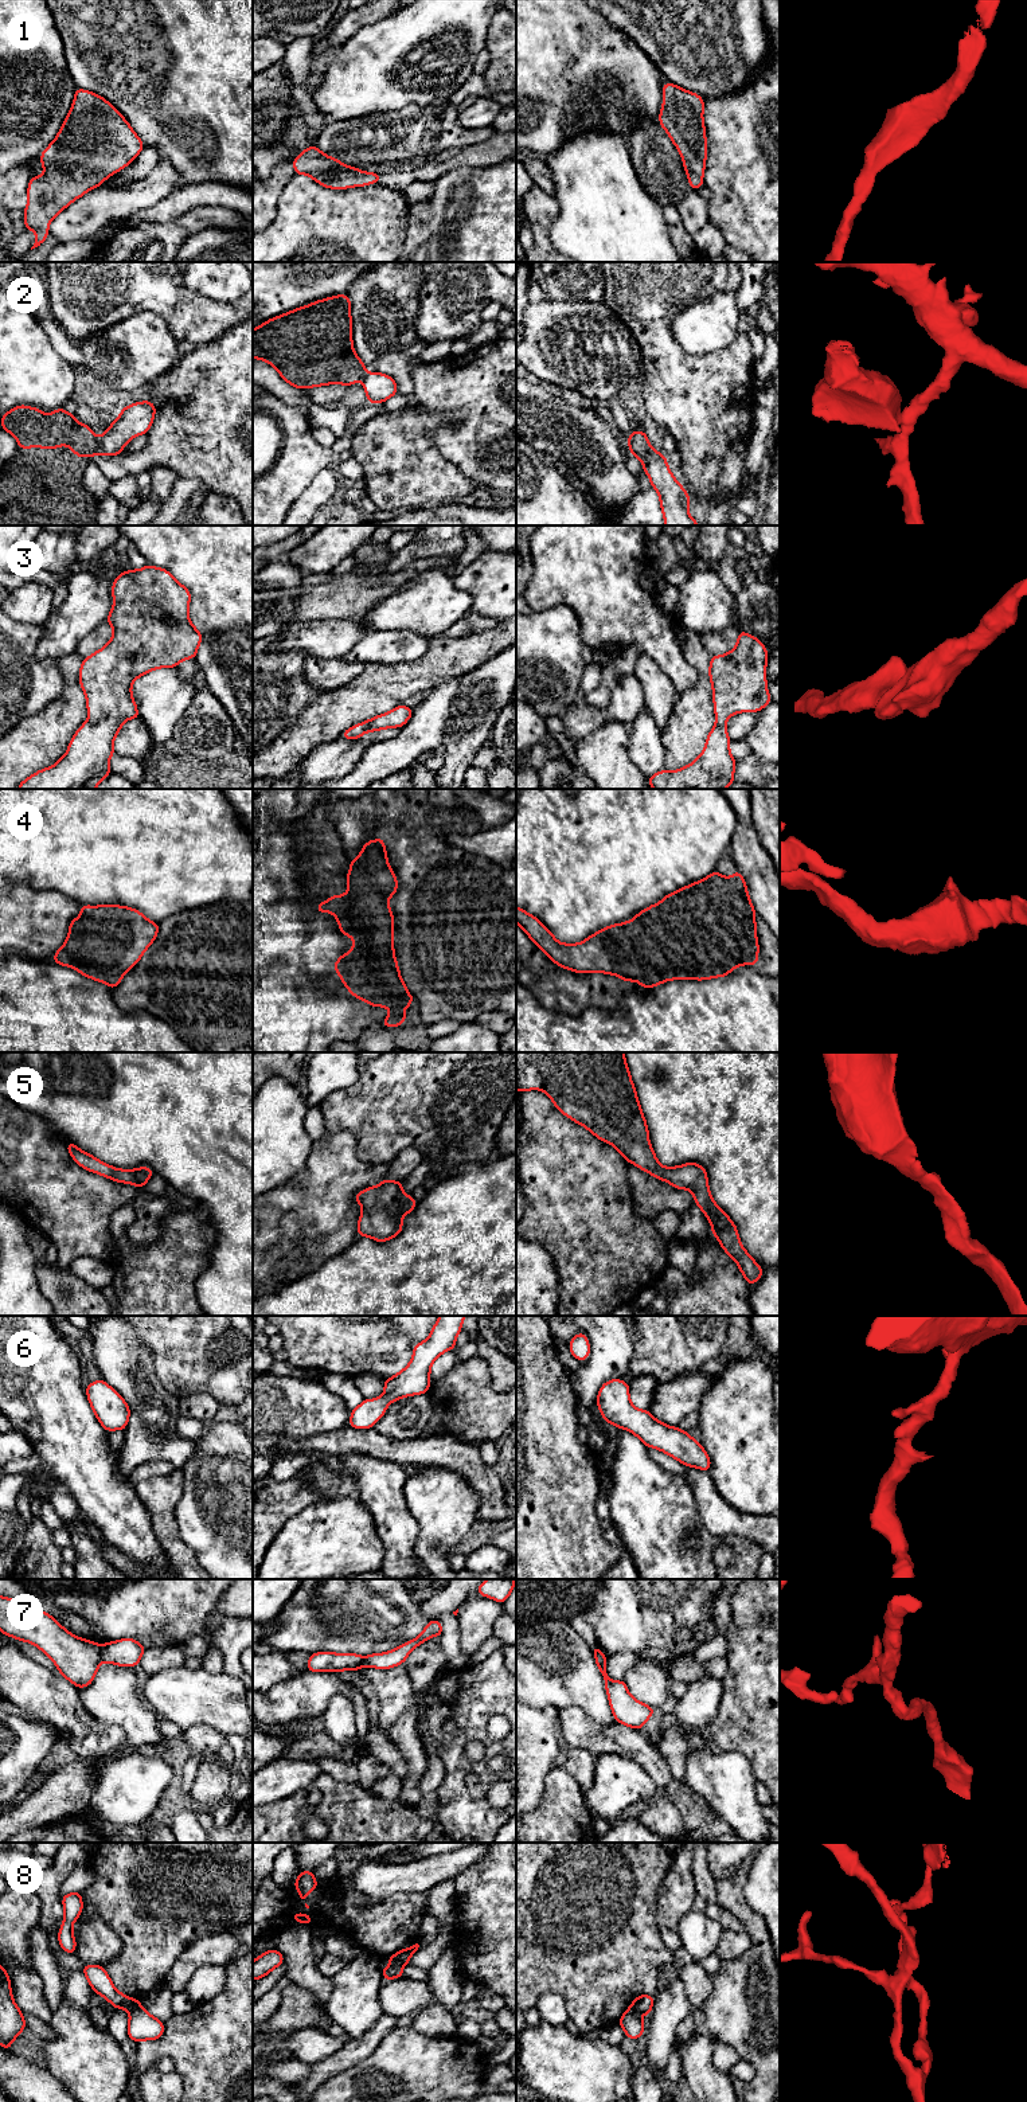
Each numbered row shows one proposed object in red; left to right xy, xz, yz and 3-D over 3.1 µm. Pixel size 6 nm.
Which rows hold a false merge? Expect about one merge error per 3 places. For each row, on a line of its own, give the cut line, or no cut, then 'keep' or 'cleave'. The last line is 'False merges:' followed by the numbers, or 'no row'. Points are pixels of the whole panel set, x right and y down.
1: no cut; keep
2: cut in xy along (101, 438), (100, 453); cleave
3: no cut; keep
4: no cut; keep
5: no cut; keep
6: no cut; keep
7: cut in xy along (100, 1645), (100, 1653), (104, 1660); cleave
8: cut in xz along (390, 1957), (402, 1965); cleave
False merges: 2, 7, 8

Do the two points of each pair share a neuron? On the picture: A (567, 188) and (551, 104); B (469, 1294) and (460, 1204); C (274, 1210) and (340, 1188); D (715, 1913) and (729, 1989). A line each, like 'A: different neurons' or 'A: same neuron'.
A: different neurons
B: same neuron
C: same neuron
D: different neurons

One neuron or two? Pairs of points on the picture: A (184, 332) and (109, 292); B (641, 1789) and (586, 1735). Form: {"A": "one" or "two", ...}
{"A": "one", "B": "two"}

